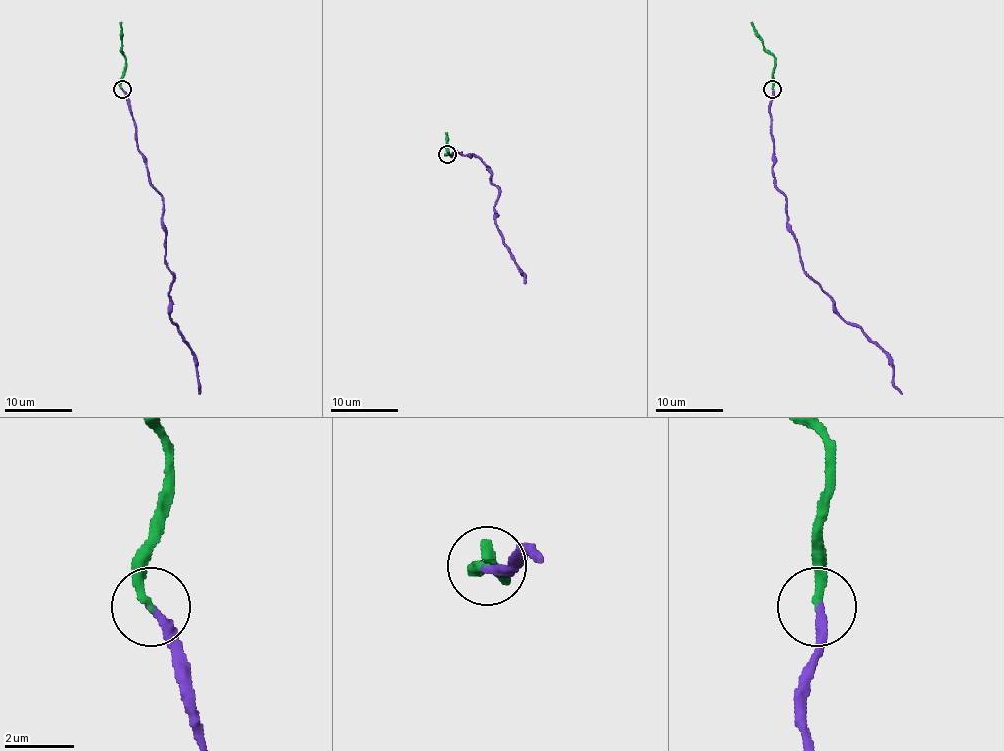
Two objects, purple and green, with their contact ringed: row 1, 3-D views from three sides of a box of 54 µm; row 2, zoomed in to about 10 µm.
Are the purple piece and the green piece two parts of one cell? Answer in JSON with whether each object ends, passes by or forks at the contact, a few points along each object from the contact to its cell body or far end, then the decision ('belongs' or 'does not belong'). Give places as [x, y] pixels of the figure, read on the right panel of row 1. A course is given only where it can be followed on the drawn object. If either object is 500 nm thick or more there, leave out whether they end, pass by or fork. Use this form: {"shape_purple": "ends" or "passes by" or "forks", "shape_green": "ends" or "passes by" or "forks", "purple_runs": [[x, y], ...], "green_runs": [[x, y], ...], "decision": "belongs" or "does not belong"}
{"shape_purple": "ends", "shape_green": "ends", "purple_runs": [[772, 89], [774, 185], [785, 197], [799, 261], [833, 309], [887, 356], [892, 383], [902, 393]], "green_runs": [[772, 89], [774, 57], [763, 46], [752, 21]], "decision": "belongs"}

